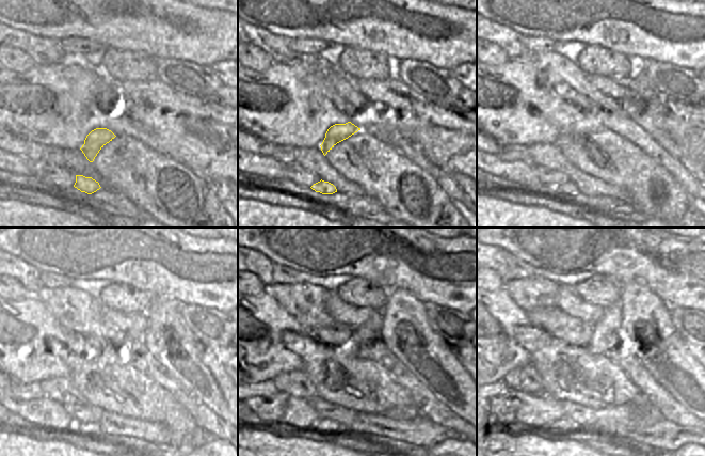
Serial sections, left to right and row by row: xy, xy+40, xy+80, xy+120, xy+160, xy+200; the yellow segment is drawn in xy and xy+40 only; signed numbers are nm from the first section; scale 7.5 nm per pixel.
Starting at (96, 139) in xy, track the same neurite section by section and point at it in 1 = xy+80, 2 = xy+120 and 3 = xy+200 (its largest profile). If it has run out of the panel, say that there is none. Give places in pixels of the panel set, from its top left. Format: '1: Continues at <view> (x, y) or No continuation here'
1: Continues at xy+80 (590, 123)
2: Continues at xy+120 (97, 349)
3: Continues at xy+200 (607, 328)

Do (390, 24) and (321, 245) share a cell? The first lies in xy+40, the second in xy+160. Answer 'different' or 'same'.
same

